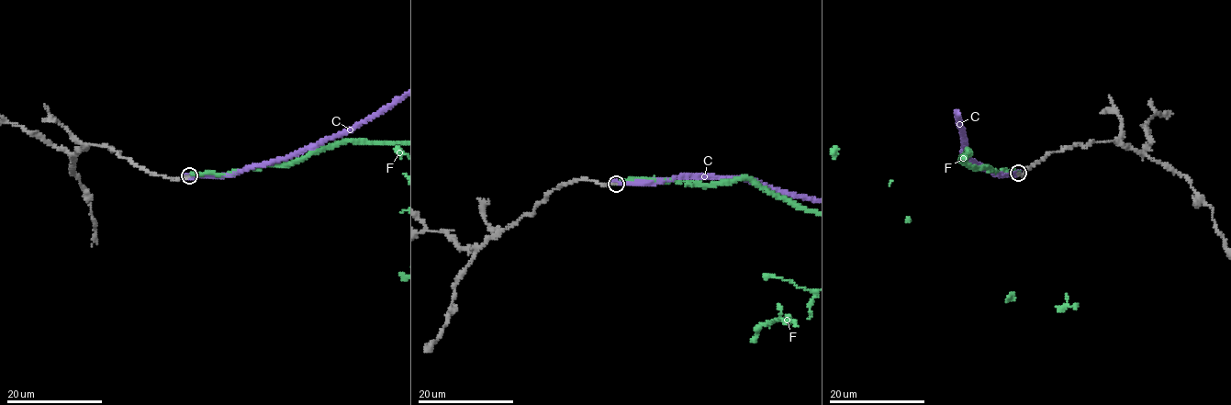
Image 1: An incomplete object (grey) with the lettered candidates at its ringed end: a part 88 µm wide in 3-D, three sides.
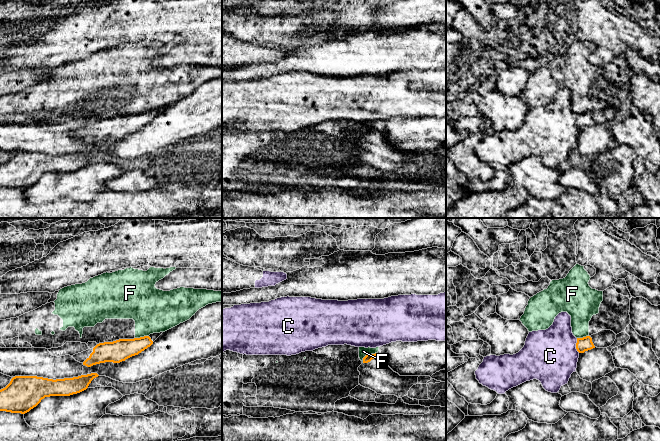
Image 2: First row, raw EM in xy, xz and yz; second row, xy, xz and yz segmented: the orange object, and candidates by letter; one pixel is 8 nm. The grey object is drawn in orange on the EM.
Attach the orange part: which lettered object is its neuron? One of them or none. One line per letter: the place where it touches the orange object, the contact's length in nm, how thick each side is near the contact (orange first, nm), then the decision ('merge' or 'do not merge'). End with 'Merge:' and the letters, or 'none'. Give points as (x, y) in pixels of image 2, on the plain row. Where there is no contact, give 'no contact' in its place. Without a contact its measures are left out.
C: meets orange in yz at (576, 121); contact 120 nm long; 110 nm thick on the orange side, 420 nm on the other; do not merge
F: meets orange in xz at (368, 130); contact 150 nm long; 60 nm thick on the orange side, 70 nm on the other; do not merge
Merge: none

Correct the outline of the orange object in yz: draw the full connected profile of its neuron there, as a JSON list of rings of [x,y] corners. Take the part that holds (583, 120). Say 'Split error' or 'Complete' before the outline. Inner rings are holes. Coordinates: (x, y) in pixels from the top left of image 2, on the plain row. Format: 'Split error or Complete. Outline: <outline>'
Split error. Outline: [[[601,106],[591,112],[577,114],[576,125],[579,129],[597,124],[607,124],[611,122],[616,115],[616,110],[611,106]]]

